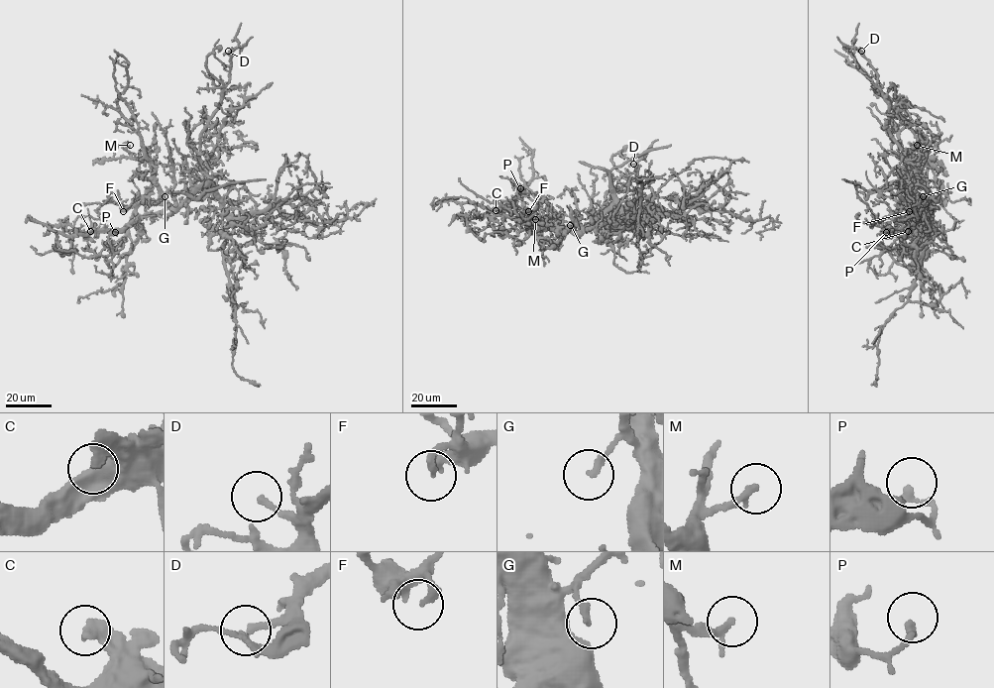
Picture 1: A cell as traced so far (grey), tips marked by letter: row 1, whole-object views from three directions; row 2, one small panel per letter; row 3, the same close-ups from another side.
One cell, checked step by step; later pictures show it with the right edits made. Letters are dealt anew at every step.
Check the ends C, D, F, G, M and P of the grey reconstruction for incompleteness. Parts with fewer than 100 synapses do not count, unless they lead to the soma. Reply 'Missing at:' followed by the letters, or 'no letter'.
Missing at: C

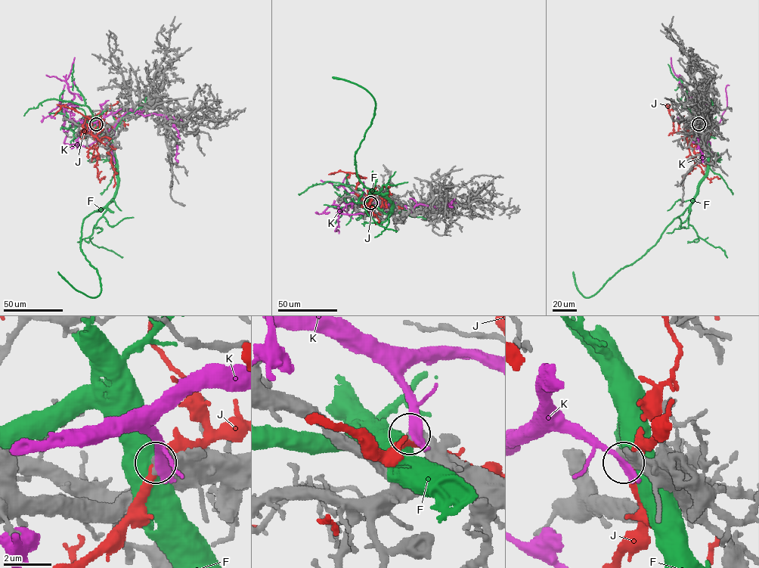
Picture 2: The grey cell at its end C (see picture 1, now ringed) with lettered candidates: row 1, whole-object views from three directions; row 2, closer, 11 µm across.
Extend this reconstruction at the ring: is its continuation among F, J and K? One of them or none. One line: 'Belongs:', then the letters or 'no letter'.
Belongs: no letter

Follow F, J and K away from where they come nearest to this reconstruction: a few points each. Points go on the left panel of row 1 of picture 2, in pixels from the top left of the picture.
F: (96, 124), (117, 180), (116, 195), (82, 231), (100, 292), (76, 290), (58, 271)
J: (97, 124), (88, 133), (82, 132), (85, 131), (90, 119), (81, 113), (61, 105), (54, 115)
K: (97, 124), (73, 123), (63, 142), (90, 145), (126, 113), (164, 115), (178, 130), (178, 162)

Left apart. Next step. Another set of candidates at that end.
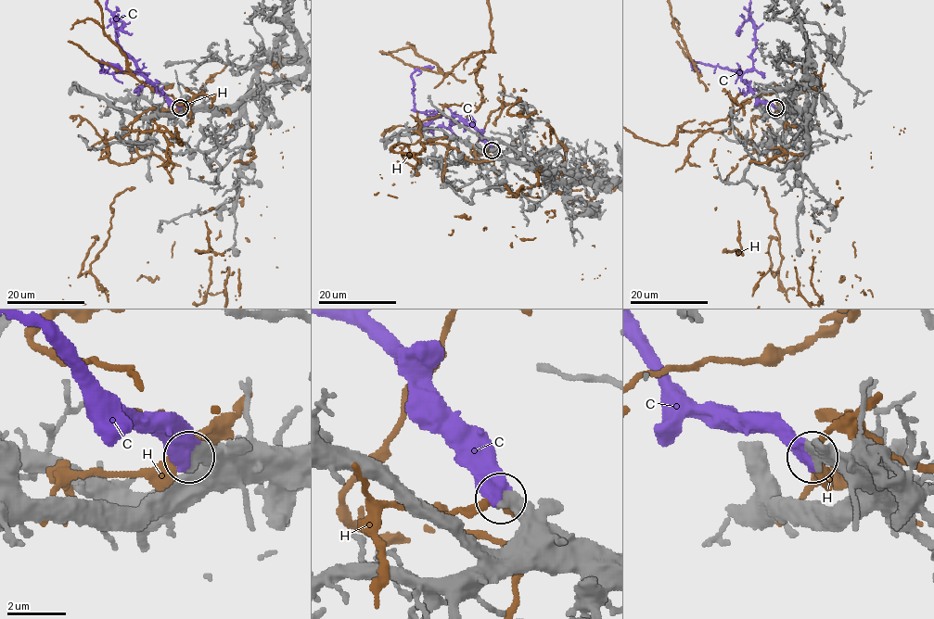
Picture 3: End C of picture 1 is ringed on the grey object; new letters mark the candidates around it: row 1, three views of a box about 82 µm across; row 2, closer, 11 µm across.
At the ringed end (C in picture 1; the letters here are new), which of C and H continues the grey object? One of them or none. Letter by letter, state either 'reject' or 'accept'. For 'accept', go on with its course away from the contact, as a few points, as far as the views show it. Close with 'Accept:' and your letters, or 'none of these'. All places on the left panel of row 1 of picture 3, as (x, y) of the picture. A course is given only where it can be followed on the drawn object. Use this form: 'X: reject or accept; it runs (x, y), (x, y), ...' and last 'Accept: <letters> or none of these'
C: accept; it runs (180, 107), (139, 73), (108, 73), (100, 63), (117, 64), (122, 69)
H: reject
Accept: C

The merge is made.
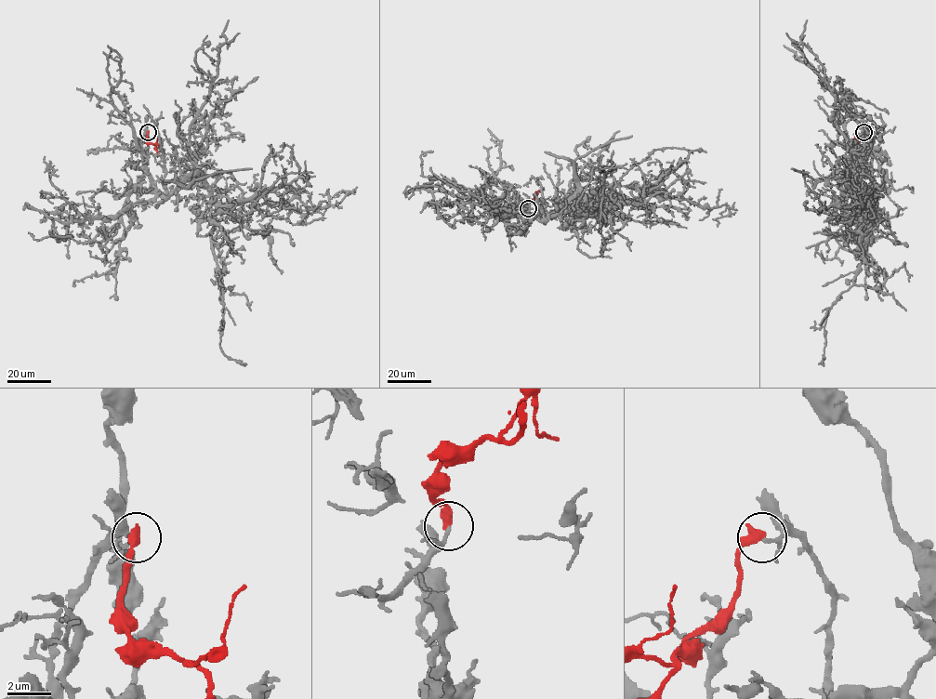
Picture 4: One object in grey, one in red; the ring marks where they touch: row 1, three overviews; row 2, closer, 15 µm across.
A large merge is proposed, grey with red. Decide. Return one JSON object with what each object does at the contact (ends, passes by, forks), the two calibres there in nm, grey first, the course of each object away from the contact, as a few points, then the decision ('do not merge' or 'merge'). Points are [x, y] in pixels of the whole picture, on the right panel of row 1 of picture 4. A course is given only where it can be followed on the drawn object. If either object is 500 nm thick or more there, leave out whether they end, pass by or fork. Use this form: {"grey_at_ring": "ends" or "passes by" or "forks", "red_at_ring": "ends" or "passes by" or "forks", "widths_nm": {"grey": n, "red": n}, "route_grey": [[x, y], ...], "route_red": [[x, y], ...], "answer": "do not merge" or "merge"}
{"grey_at_ring": "passes by", "red_at_ring": "ends", "widths_nm": {"grey": 120, "red": 480}, "route_grey": [[863, 132], [875, 195], [847, 174], [864, 196], [870, 232], [853, 283], [829, 309], [819, 364]], "route_red": [[863, 132], [853, 144], [851, 143], [854, 137]], "answer": "do not merge"}

